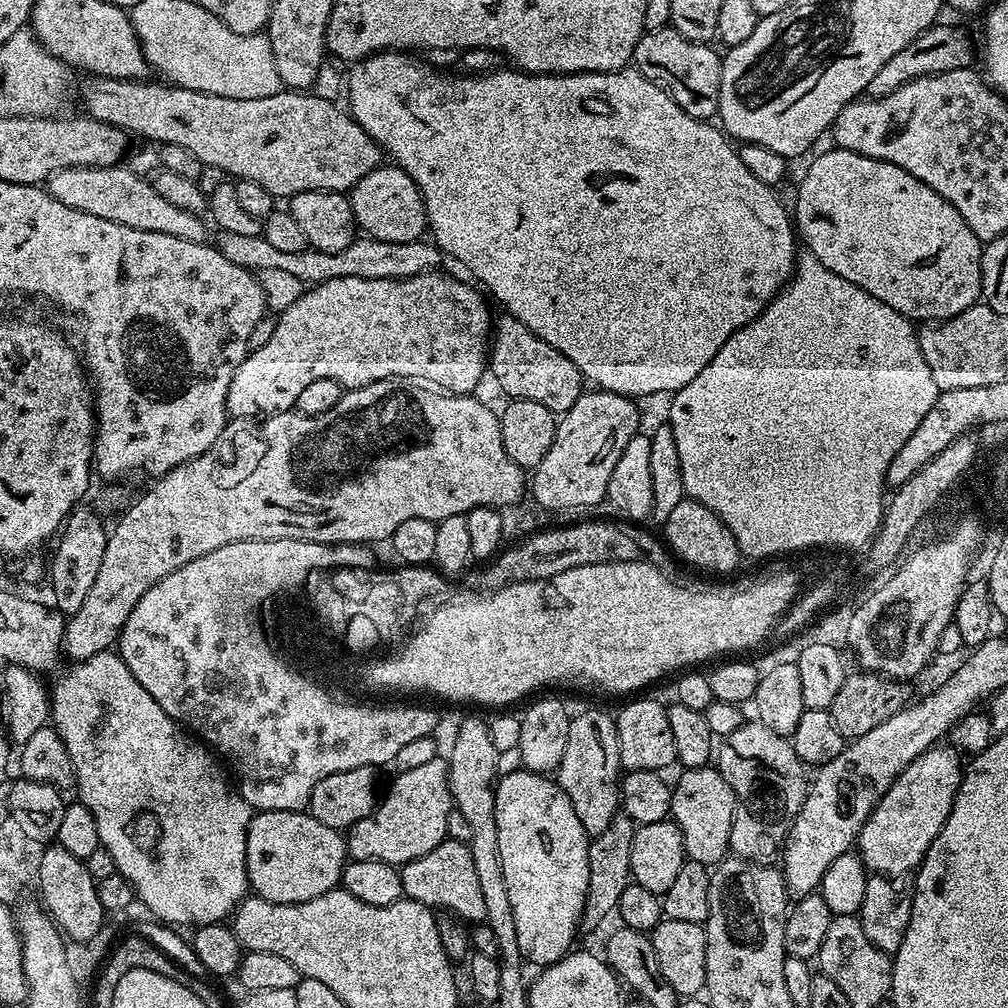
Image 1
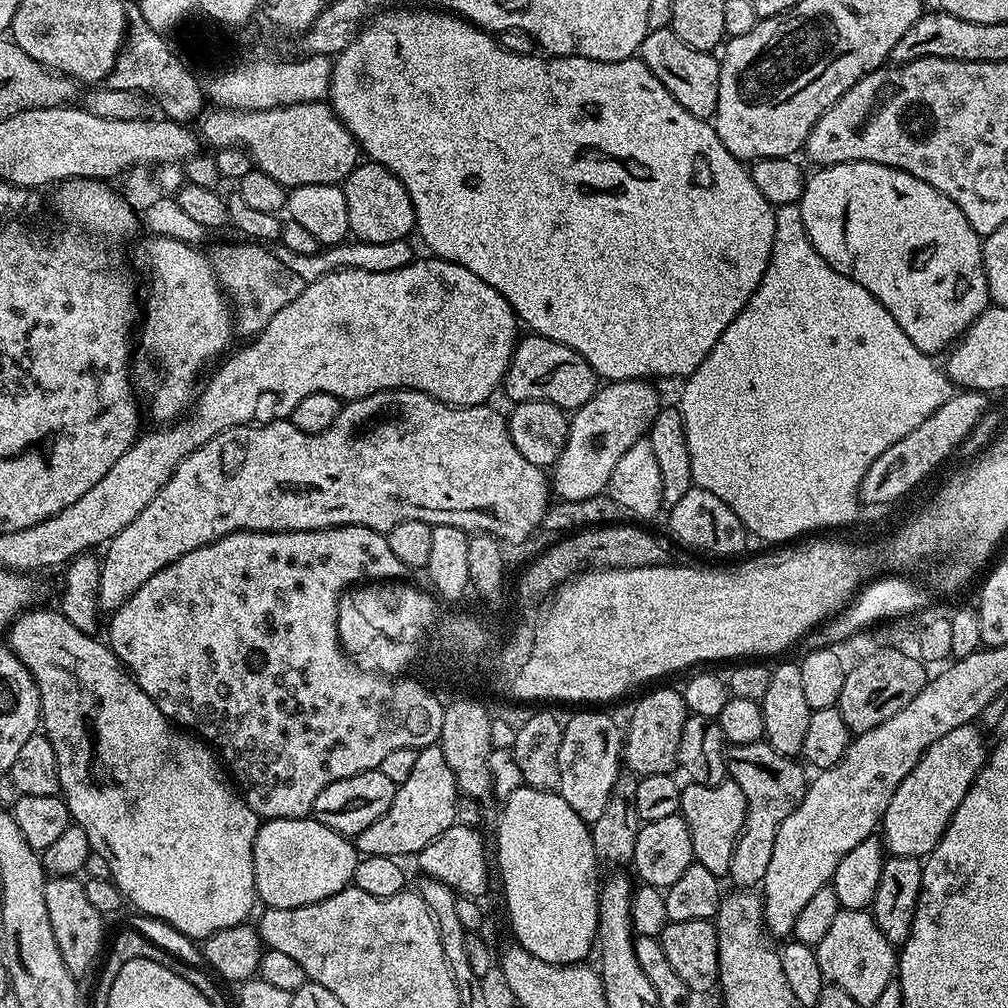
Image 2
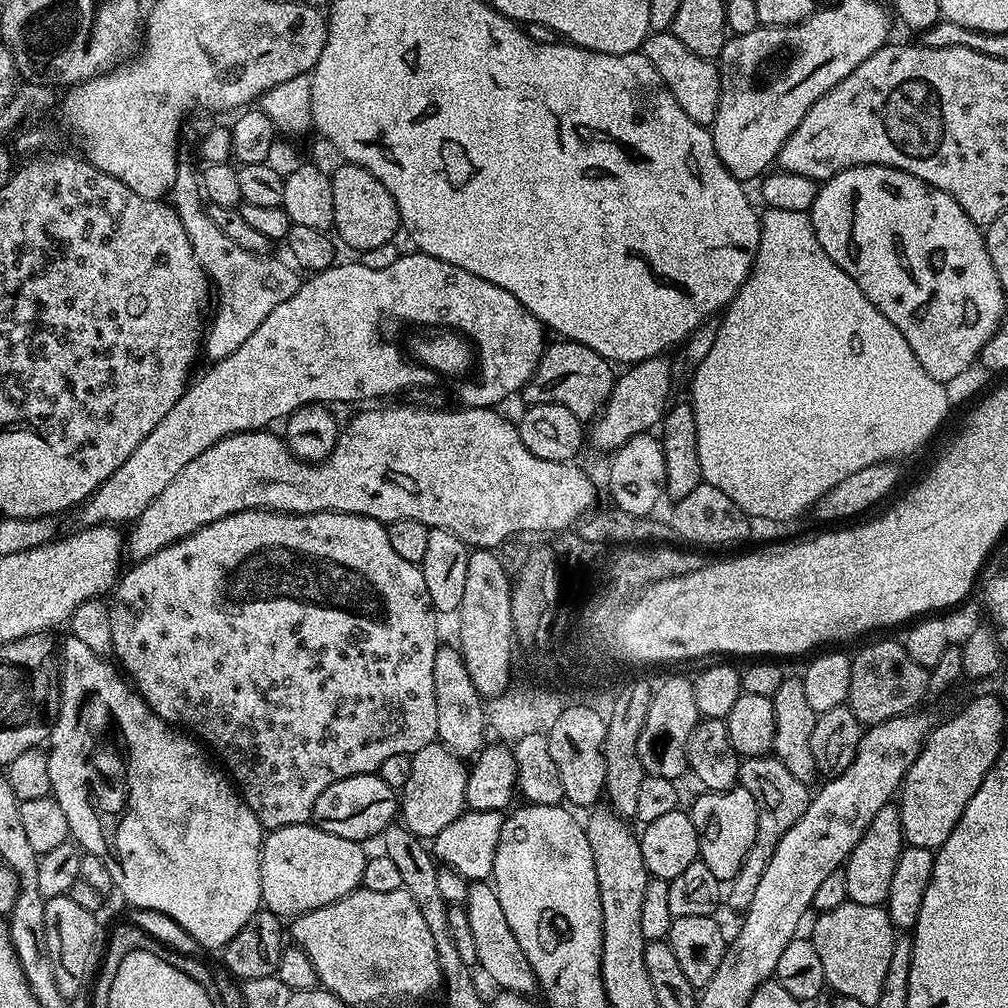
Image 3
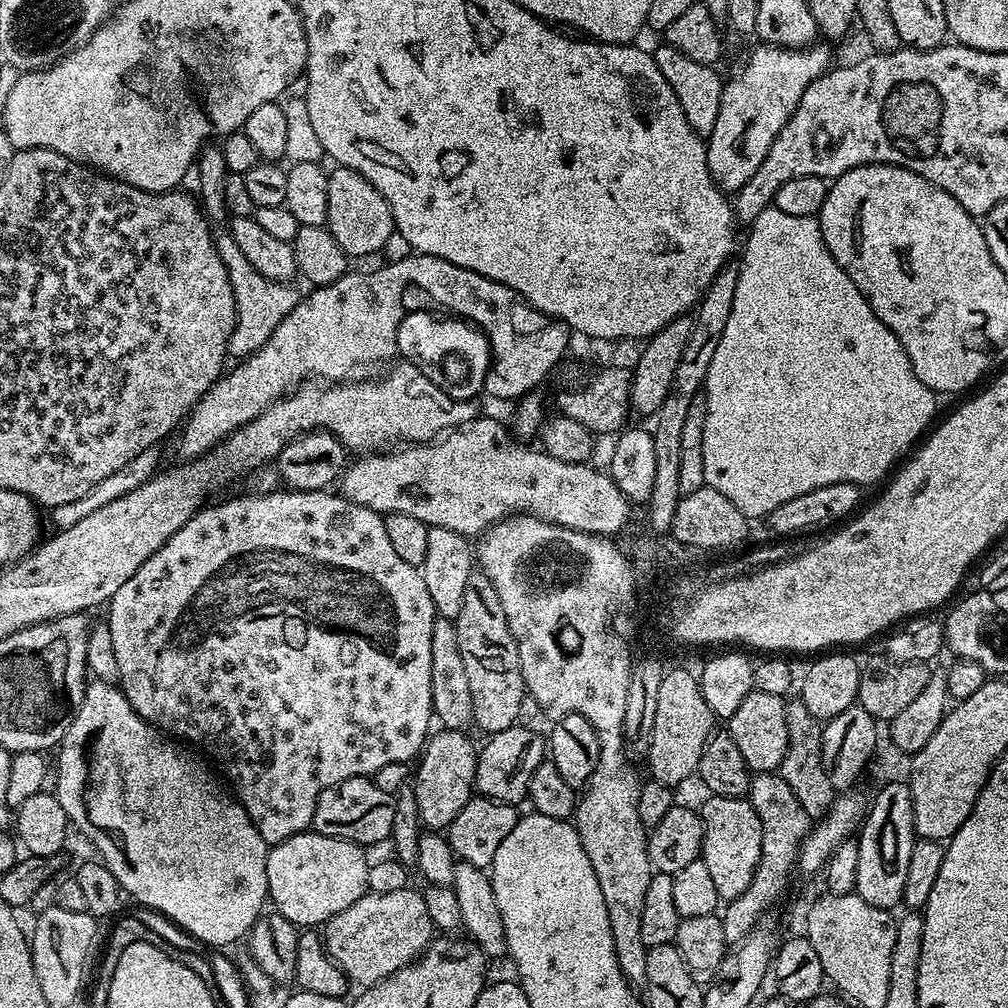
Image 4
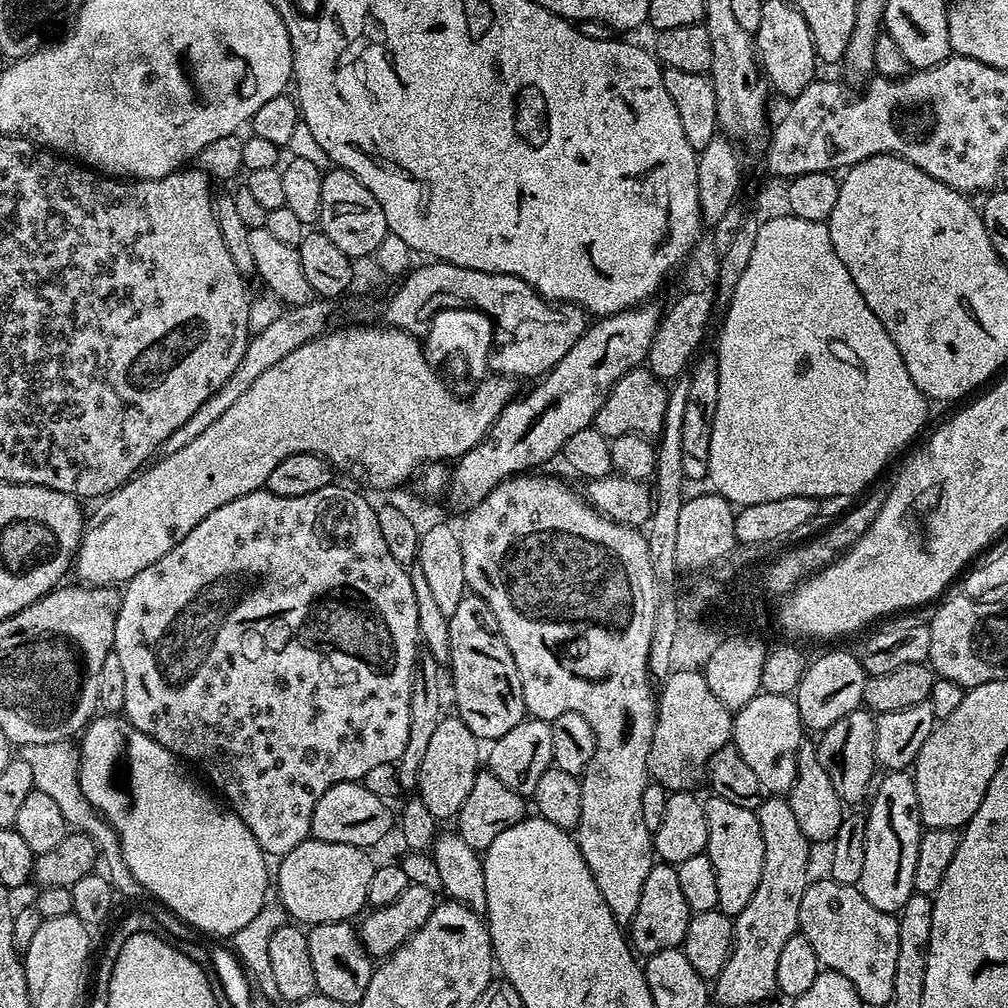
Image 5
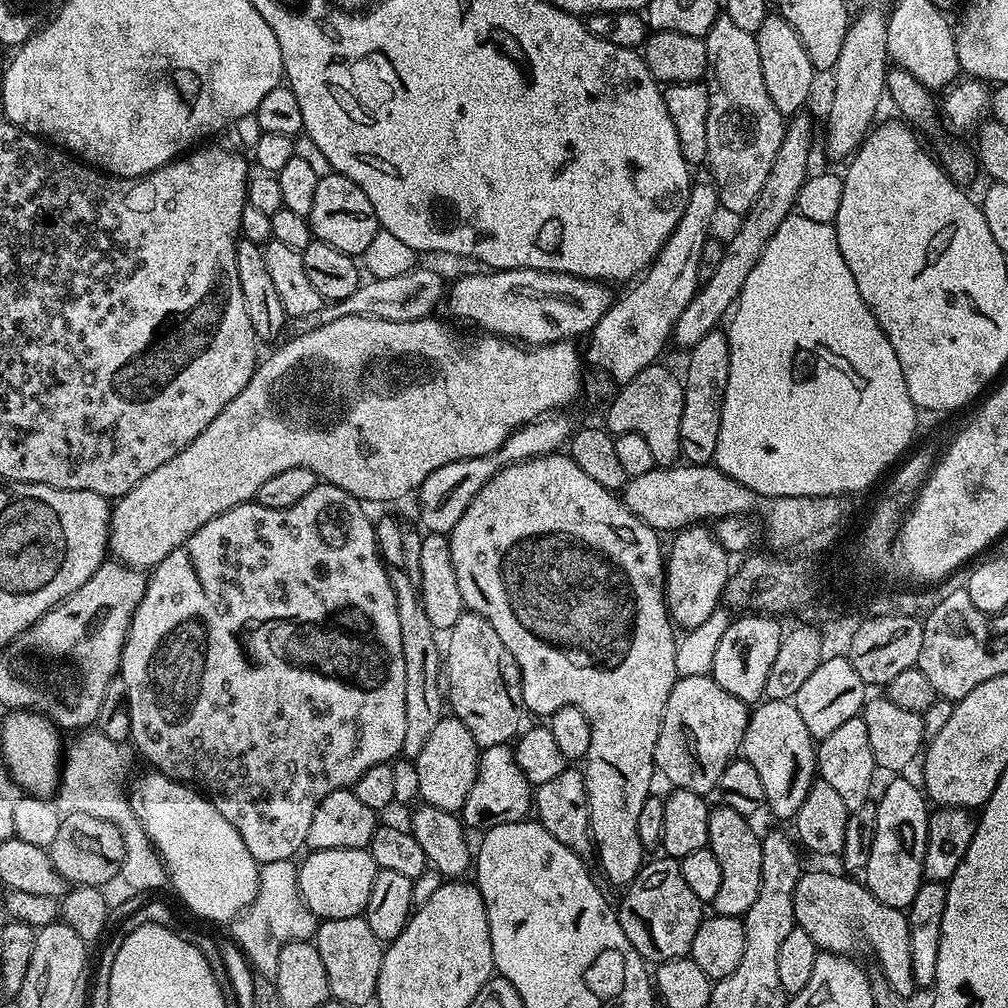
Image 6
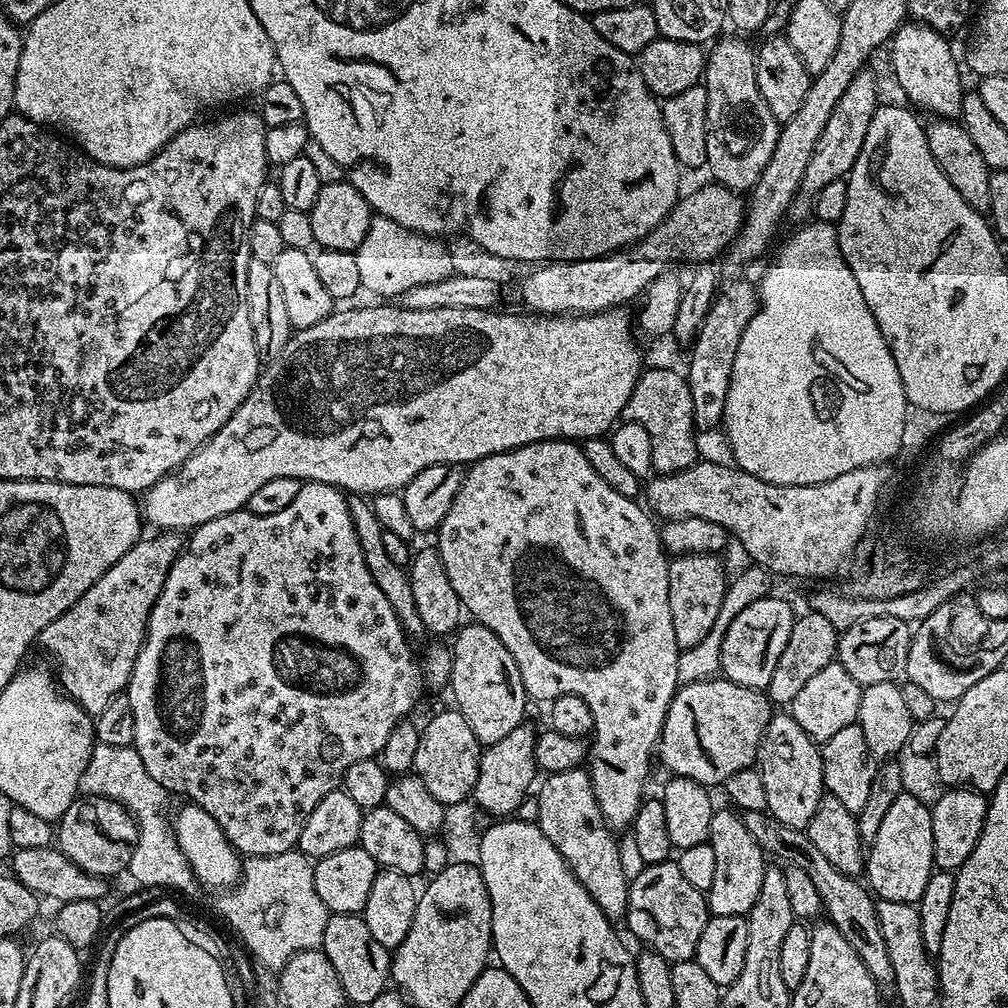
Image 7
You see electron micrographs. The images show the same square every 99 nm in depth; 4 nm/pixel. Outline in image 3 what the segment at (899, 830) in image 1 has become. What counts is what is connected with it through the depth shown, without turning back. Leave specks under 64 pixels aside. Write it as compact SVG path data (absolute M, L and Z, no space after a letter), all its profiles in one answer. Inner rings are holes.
M993 696L974 697L957 716L952 716L941 724L939 721L928 735L924 749L905 774L898 793L900 825L905 845L933 850L942 847L946 838L950 838L954 826L962 818L970 798L974 798L978 786L982 786L982 778L986 778L986 774L994 766L996 755L1006 742L1006 736L1004 736L1004 708L999 704L1001 701Z

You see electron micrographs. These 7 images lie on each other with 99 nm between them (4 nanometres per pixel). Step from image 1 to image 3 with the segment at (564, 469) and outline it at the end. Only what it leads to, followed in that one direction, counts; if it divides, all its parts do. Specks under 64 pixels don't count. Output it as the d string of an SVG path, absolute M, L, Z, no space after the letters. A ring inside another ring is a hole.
M655 356L631 365L617 375L602 414L591 421L590 444L611 454L634 438L634 434L652 432L659 425L669 407L668 395L672 392L672 368L666 361L664 356Z

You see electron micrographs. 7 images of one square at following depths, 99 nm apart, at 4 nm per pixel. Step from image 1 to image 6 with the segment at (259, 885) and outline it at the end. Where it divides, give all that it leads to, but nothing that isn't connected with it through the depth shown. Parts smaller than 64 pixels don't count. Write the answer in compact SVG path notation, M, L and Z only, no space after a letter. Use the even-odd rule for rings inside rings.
M331 848L307 854L309 856L299 861L296 869L296 886L304 905L320 920L363 916L378 871L371 851L368 848Z

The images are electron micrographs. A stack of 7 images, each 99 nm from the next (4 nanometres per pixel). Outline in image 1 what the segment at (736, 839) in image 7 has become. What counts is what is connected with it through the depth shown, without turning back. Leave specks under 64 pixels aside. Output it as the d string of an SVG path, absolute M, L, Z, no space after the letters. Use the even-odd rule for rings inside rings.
M715 767L689 768L679 774L672 789L670 816L678 830L682 830L685 857L705 866L715 866L730 852L728 843L736 813L736 795L730 782Z

